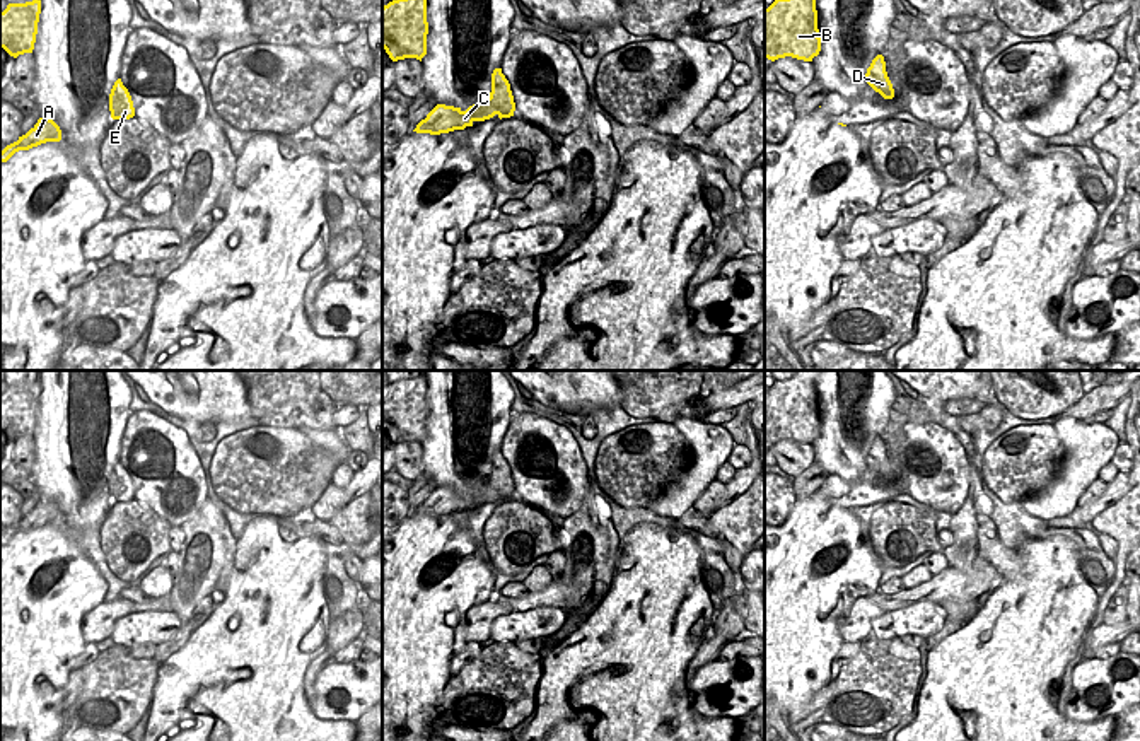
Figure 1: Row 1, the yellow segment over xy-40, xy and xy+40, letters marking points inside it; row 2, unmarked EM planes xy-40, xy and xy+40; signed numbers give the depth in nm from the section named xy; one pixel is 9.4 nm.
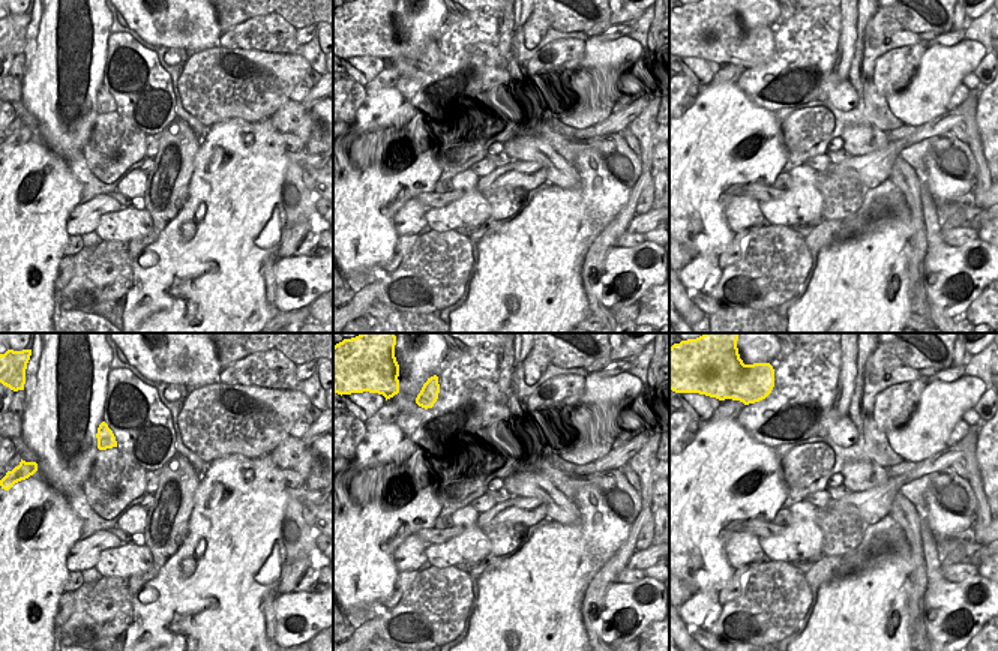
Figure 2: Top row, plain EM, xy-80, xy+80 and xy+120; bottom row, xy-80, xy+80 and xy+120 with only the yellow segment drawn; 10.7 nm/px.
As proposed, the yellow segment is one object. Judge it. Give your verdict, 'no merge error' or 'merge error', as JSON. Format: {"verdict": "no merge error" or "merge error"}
{"verdict": "merge error"}

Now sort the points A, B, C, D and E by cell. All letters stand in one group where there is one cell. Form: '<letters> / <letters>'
A C / B D E

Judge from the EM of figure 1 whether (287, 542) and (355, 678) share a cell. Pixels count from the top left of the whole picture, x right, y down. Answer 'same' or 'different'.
different

